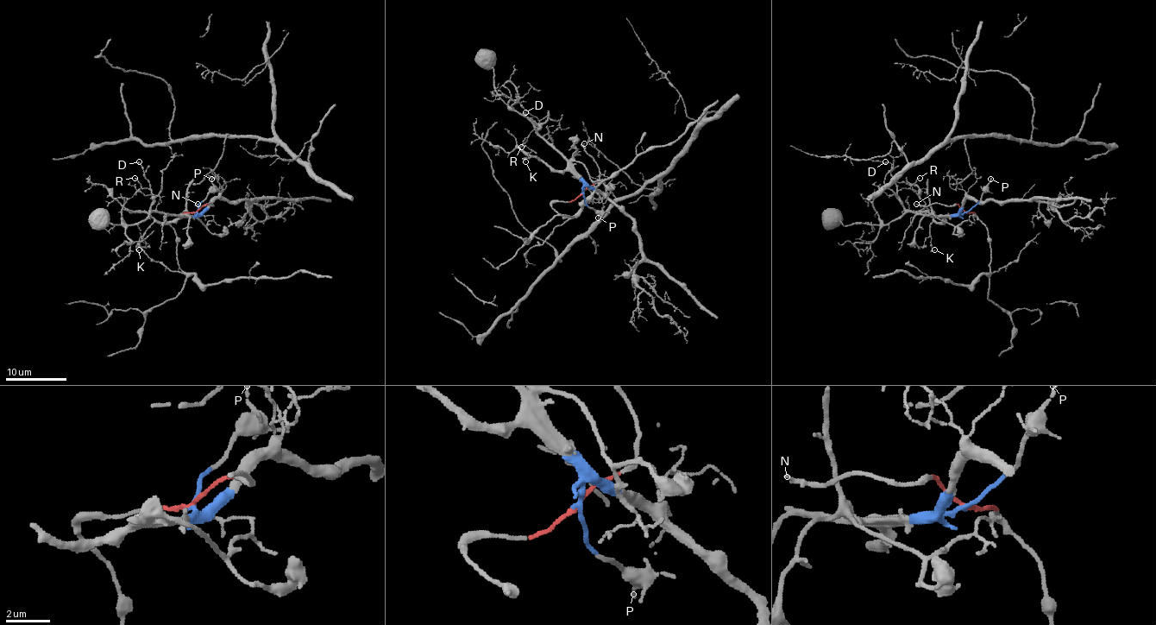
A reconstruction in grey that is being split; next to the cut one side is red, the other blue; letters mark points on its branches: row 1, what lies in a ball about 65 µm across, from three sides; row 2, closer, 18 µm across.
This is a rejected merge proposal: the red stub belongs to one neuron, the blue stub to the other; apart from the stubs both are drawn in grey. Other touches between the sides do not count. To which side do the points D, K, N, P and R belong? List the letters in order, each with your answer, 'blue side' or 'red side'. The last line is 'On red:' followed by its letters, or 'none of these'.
D: blue side
K: blue side
N: red side
P: blue side
R: blue side
On red: N

